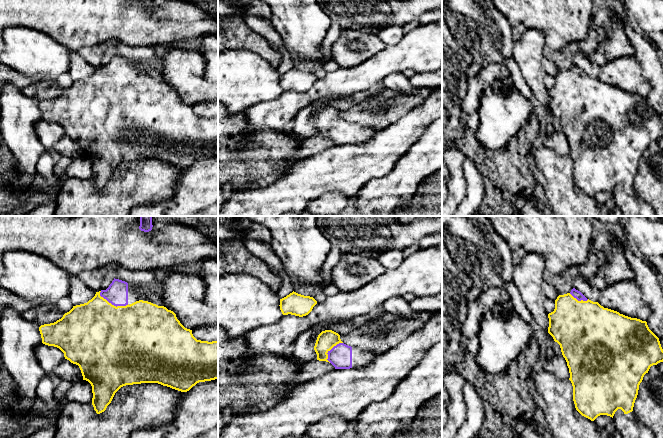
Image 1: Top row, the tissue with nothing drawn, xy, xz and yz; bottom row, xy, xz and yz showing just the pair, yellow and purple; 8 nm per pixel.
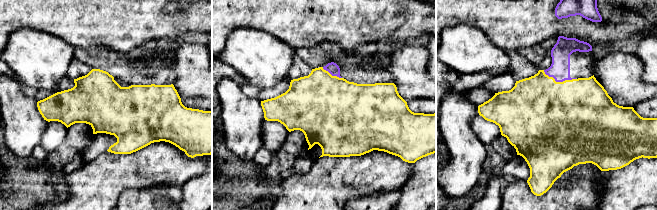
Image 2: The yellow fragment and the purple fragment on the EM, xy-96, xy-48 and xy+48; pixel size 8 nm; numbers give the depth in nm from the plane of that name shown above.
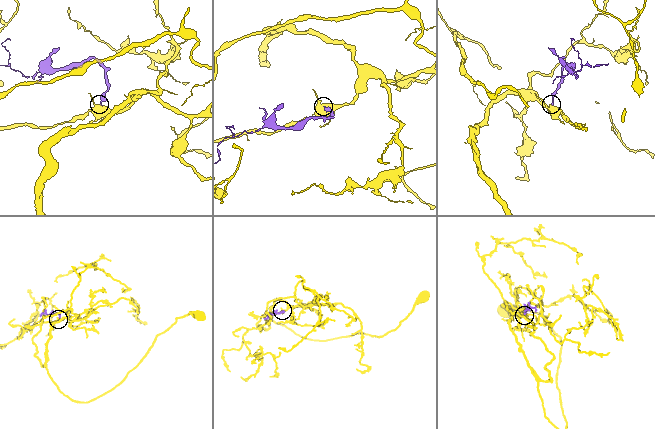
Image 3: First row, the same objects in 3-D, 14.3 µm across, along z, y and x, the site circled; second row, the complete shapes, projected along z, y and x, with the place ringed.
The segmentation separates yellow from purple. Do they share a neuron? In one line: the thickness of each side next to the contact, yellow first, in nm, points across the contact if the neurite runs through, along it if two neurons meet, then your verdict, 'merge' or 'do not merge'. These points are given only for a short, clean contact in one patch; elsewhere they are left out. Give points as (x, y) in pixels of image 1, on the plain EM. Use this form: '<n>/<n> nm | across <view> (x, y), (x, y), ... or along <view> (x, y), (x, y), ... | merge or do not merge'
500/180 nm | across xy (98, 108), (106, 100), (113, 81), (117, 69) | merge

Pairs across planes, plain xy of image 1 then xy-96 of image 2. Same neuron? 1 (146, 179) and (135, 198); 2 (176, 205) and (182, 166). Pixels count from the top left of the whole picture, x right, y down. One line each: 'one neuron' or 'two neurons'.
1: two neurons
2: two neurons

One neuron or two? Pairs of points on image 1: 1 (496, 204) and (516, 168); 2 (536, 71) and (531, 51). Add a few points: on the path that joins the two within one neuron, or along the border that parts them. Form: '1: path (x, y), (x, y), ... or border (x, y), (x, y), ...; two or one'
1: path (502, 195), (504, 192), (504, 180), (507, 177); one
2: path (531, 66), (531, 56); one

